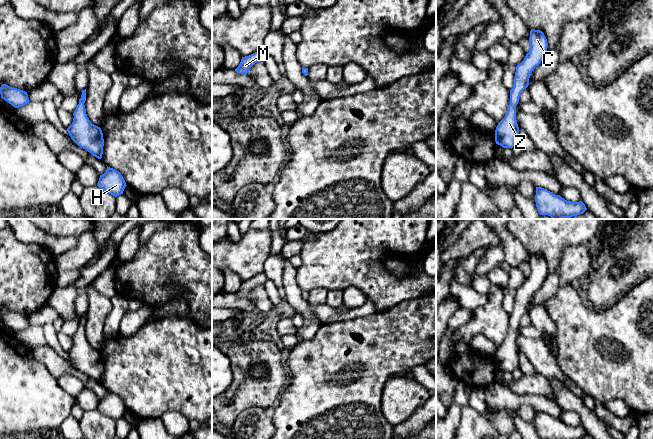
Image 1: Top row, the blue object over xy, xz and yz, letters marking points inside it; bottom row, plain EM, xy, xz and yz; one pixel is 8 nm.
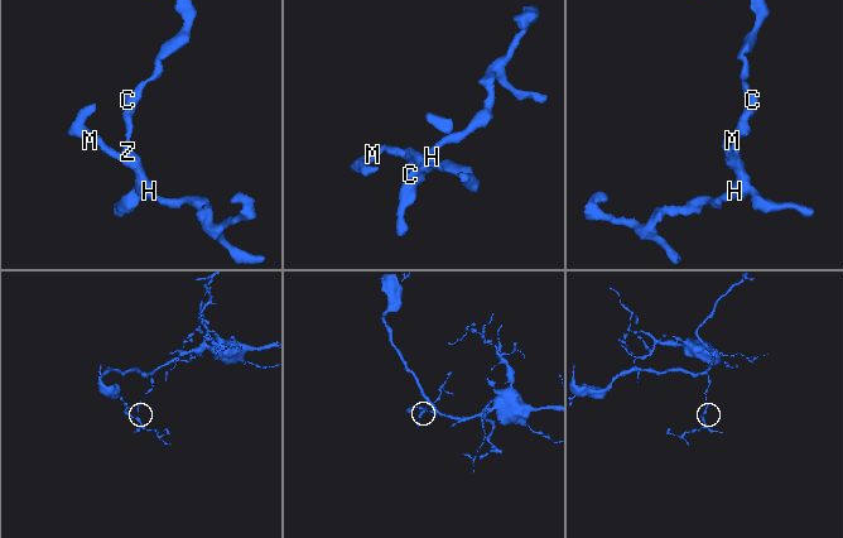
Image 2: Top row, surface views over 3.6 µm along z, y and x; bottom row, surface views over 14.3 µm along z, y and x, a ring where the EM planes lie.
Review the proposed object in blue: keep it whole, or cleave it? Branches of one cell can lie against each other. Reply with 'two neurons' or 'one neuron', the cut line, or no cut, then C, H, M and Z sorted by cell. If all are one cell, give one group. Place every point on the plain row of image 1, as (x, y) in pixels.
one neuron | no cut | C H M Z

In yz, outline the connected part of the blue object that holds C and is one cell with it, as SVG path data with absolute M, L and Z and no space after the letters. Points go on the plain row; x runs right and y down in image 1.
M531 253L529 261L530 274L524 284L516 290L514 311L510 314L510 328L505 341L498 347L495 354L495 366L503 372L513 372L519 368L519 351L516 344L516 330L520 318L529 309L533 293L543 284L548 267L544 257Z

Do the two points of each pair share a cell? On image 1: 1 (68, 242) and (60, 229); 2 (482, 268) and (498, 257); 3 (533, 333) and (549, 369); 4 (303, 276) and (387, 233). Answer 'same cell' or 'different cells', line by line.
1: different cells
2: same cell
3: different cells
4: same cell

